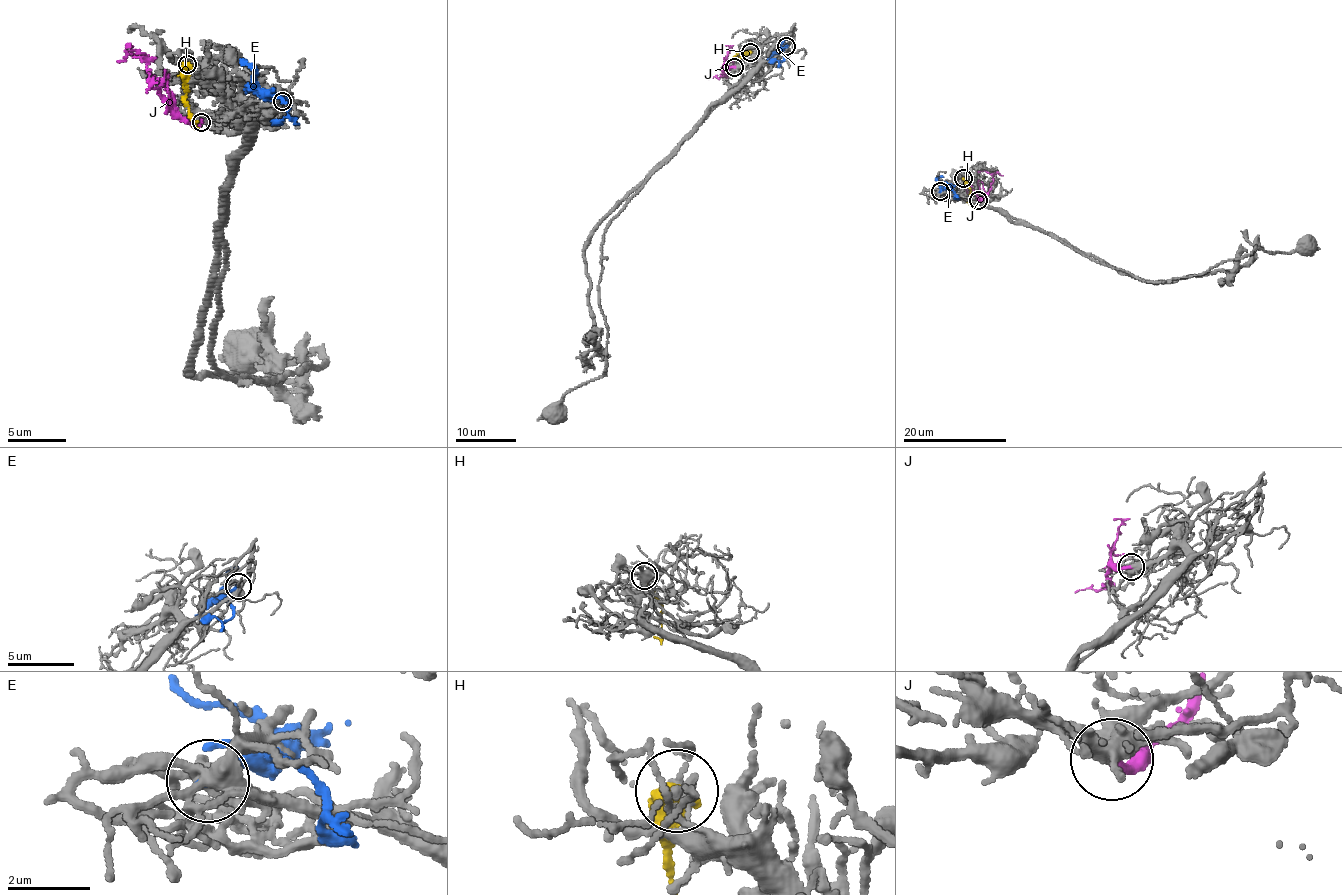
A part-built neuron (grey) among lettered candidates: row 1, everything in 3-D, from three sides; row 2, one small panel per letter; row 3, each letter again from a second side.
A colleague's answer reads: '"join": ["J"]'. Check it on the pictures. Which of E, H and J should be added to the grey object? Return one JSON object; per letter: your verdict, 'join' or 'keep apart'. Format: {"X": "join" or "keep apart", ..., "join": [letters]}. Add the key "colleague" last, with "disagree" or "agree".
{"E": "keep apart", "H": "keep apart", "J": "join", "join": ["J"], "colleague": "agree"}

